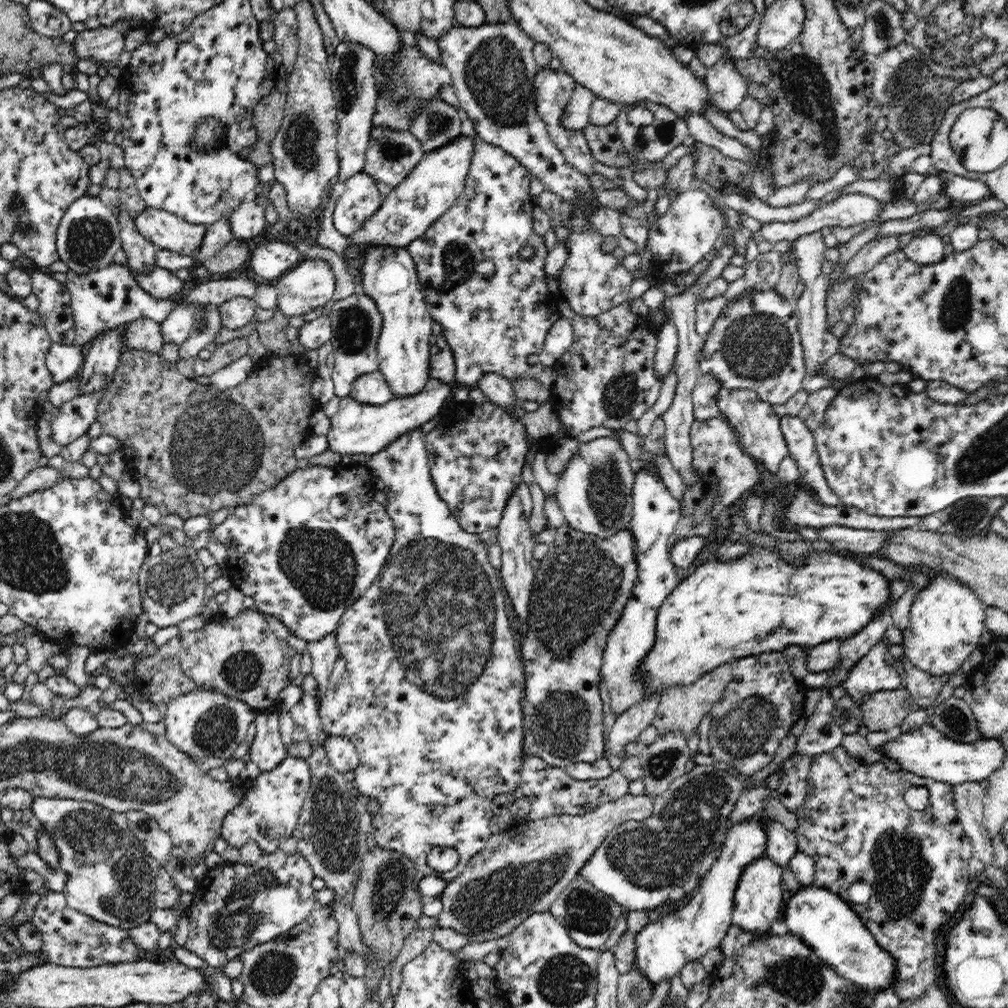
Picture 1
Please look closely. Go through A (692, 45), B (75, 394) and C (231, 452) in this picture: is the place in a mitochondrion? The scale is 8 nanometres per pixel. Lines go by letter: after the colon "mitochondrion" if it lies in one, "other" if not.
A: other
B: other
C: mitochondrion

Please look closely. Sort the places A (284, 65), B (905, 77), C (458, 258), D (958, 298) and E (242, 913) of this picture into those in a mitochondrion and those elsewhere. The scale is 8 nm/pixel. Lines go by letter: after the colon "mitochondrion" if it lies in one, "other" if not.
A: other
B: mitochondrion
C: mitochondrion
D: mitochondrion
E: mitochondrion

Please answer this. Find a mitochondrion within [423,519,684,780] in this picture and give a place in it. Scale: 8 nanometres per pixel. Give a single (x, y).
(580, 584)

